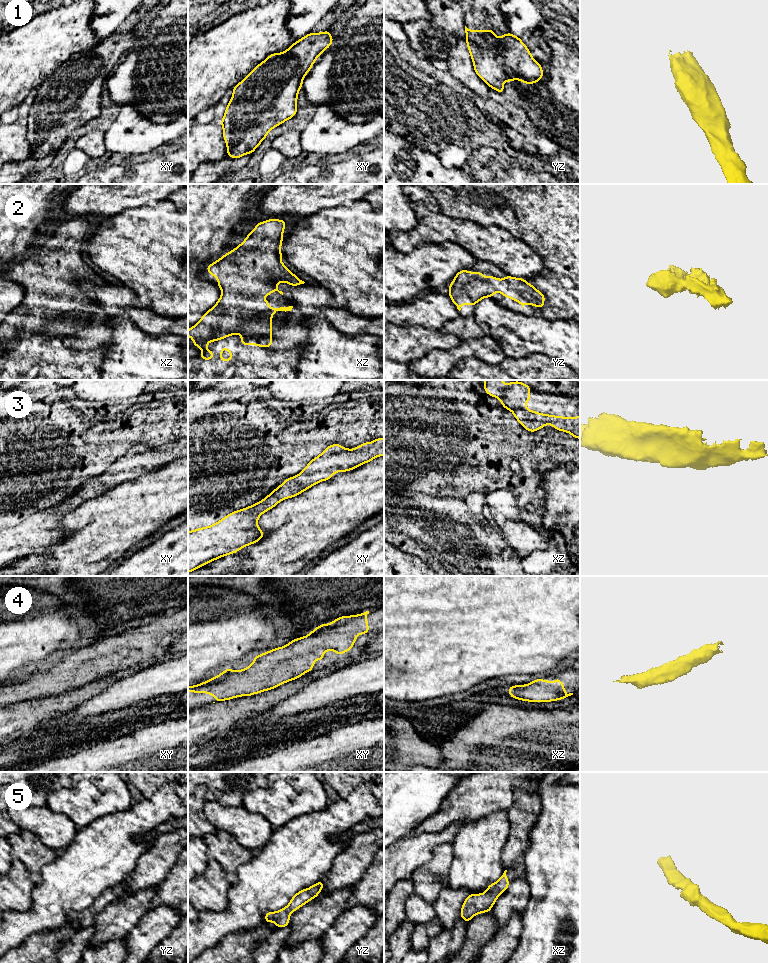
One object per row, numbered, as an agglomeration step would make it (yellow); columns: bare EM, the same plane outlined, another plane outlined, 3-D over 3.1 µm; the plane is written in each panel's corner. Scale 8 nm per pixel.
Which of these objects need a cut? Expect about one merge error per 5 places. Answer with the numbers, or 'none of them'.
none of them

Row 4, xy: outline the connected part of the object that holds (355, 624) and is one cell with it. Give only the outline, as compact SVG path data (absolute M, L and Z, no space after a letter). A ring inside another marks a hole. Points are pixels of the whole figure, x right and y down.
M369 611L341 616L332 623L319 625L307 636L255 656L247 668L238 671L227 668L215 678L188 686L188 692L208 693L220 702L251 696L298 679L313 671L316 659L324 661L326 651L333 650L340 655L354 647L359 634L368 634L368 614Z

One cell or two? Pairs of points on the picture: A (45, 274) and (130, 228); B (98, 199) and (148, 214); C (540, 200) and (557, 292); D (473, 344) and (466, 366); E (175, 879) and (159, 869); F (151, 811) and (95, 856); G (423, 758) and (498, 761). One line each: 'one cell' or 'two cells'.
A: two cells
B: two cells
C: one cell
D: two cells
E: two cells
F: one cell
G: two cells

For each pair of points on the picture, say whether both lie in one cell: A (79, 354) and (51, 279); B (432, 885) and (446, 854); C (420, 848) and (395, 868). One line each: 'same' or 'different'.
A: same
B: same
C: same

